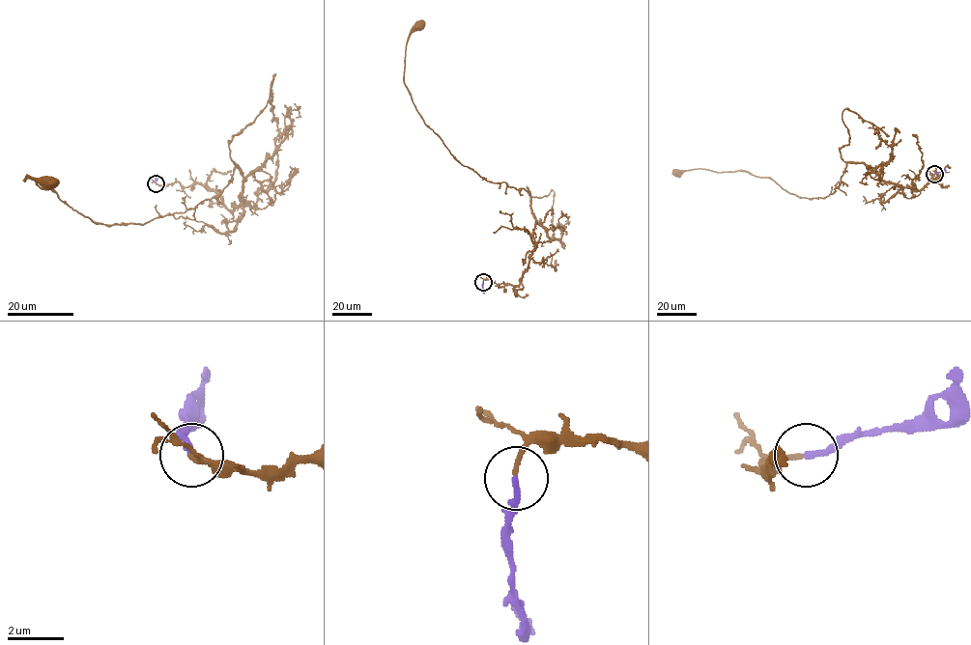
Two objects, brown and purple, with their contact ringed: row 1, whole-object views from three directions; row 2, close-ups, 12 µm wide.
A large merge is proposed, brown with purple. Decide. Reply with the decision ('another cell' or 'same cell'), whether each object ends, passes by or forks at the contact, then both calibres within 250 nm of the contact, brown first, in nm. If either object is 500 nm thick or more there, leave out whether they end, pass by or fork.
same cell; brown ends there; purple ends there; 160 nm thick on the brown side, 200 nm on the other

